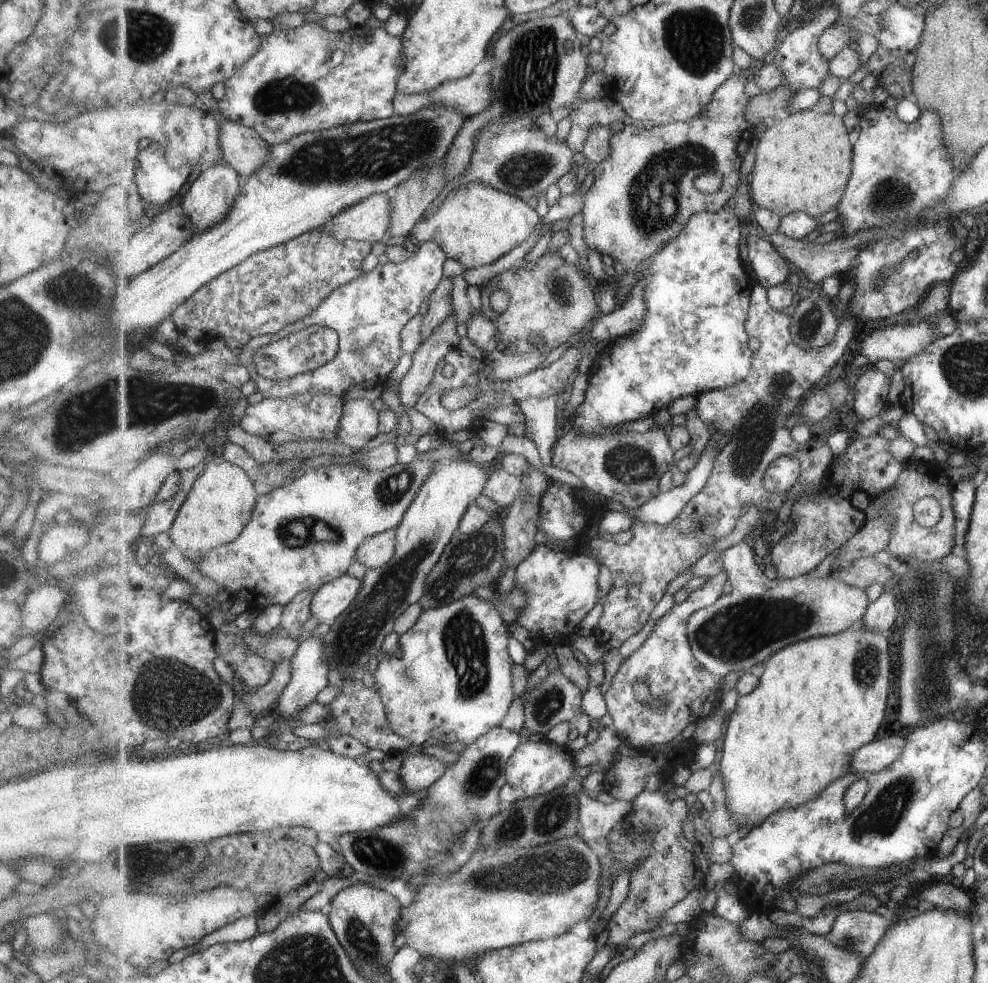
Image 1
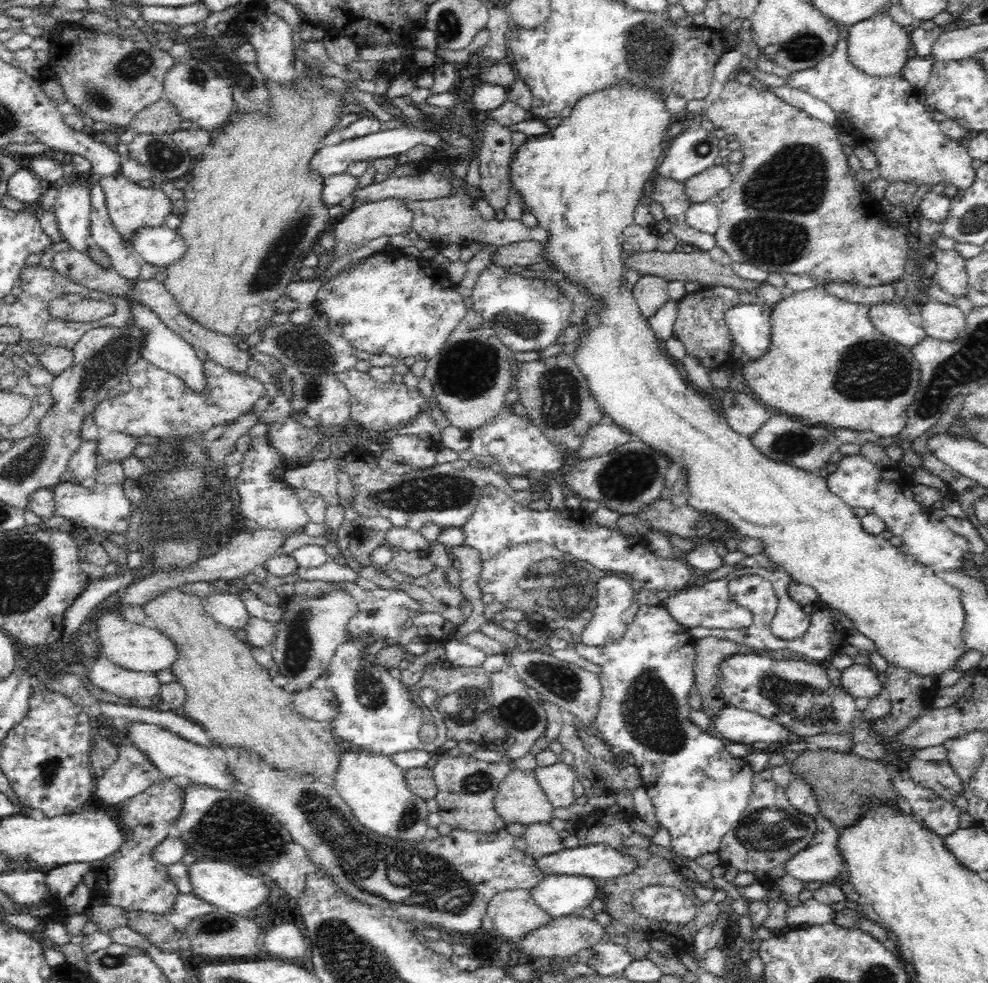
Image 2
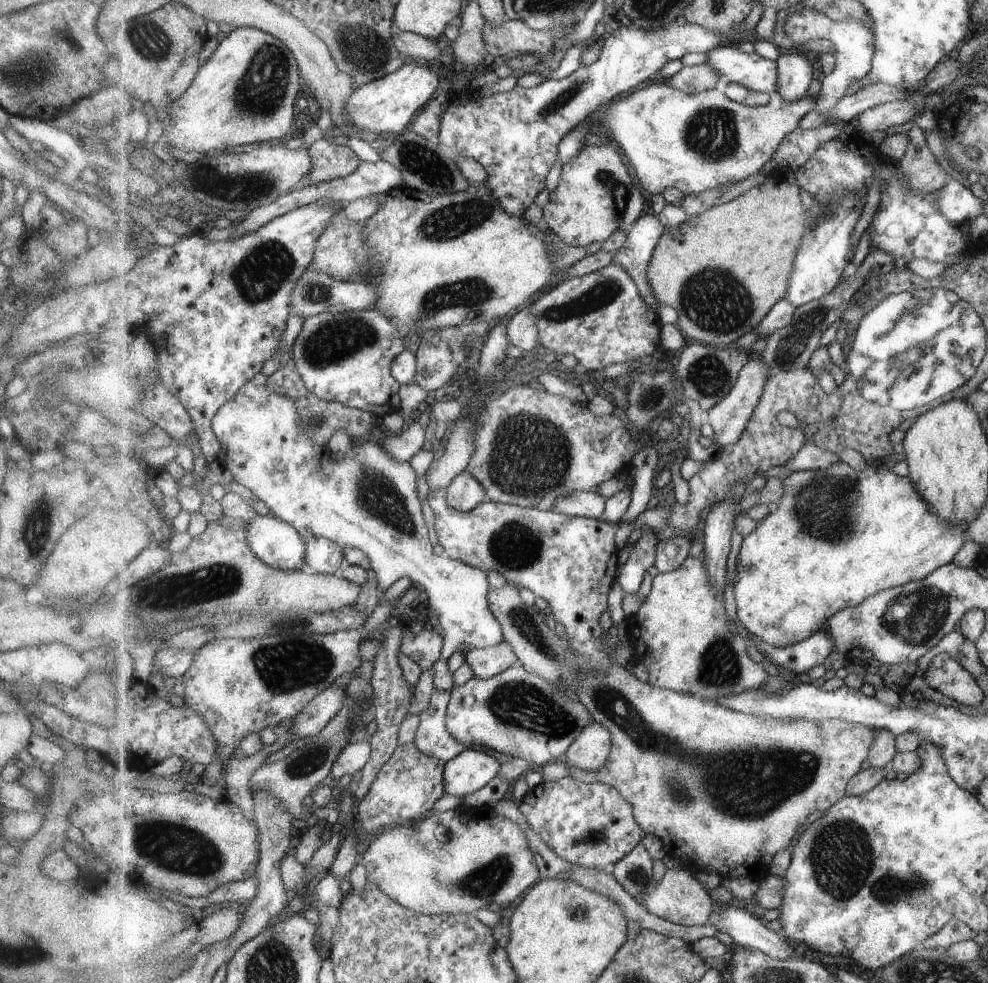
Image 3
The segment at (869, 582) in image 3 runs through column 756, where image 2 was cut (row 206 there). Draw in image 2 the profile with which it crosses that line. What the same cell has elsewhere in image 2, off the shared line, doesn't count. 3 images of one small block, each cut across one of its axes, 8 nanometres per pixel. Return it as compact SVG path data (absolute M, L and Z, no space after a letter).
M624 80L617 81L616 84L608 85L608 88L604 88L604 90L600 89L598 92L584 95L573 104L570 116L563 118L558 126L550 129L548 133L544 133L542 136L528 137L524 144L516 148L514 156L512 156L512 164L510 164L510 167L512 167L512 176L510 177L512 177L512 183L514 183L513 193L517 192L520 194L522 201L524 199L524 205L537 218L538 225L544 227L544 229L548 229L552 233L550 240L542 242L548 245L546 252L544 252L546 263L556 266L556 272L562 273L562 276L571 284L584 287L590 292L590 296L596 294L598 296L597 299L601 300L601 304L603 304L603 309L597 312L597 314L594 315L592 311L589 311L586 316L586 322L583 324L584 330L588 331L582 332L582 336L579 338L579 347L575 350L576 363L580 365L580 369L588 377L588 385L590 385L595 396L601 402L601 409L606 415L606 420L612 420L615 424L630 430L635 438L640 438L654 449L666 453L674 464L680 466L680 470L689 470L689 497L687 498L687 502L694 509L708 511L708 513L714 514L716 518L725 520L728 526L732 526L738 534L744 537L764 540L767 550L763 555L777 562L779 568L786 570L791 576L792 581L788 586L788 593L790 593L790 597L794 601L801 605L810 604L815 606L821 604L842 612L842 614L850 618L852 624L854 624L854 628L873 640L875 648L884 655L887 664L896 664L920 675L930 675L936 678L936 676L946 669L953 669L958 657L961 657L961 654L967 651L964 642L960 638L965 621L965 610L961 603L961 590L944 581L938 573L934 572L932 567L918 562L912 555L907 555L900 547L892 546L889 540L885 540L882 535L872 537L872 535L866 533L866 530L862 528L859 518L851 507L839 496L832 494L832 491L828 488L827 478L822 478L822 476L818 476L817 474L808 473L800 468L774 462L766 458L752 445L750 438L740 436L730 429L727 422L722 420L715 412L711 405L710 397L704 396L700 392L696 392L693 388L690 388L690 385L680 374L677 364L673 362L665 349L659 348L653 334L648 330L646 318L640 316L631 289L624 287L624 283L622 283L622 278L624 278L625 274L622 257L622 245L624 242L622 231L627 226L635 223L633 219L634 211L645 198L643 192L646 191L646 187L644 186L656 174L657 166L664 154L666 146L664 142L669 140L666 132L673 121L673 116L666 109L665 98L666 94L656 87L628 83L628 81Z

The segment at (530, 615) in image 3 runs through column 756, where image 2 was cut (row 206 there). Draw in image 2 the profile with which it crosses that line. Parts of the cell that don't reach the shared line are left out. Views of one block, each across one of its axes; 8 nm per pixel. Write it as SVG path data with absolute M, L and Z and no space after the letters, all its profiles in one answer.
M734 76L729 77L722 88L722 92L715 102L703 112L702 117L708 118L715 128L724 130L726 134L734 135L734 140L739 142L740 150L744 154L740 165L741 169L733 177L733 182L721 190L710 200L719 211L719 225L713 237L716 247L724 249L733 262L750 263L766 272L779 272L782 275L788 273L796 276L808 276L813 284L850 283L860 284L865 287L887 285L902 280L906 274L908 264L908 250L911 235L902 232L898 228L892 228L890 222L884 217L884 211L880 208L880 202L874 200L867 191L867 185L858 181L856 170L848 164L848 154L844 154L842 142L838 140L839 128L826 124L808 116L802 109L794 107L788 102L780 100L776 96L762 94L756 85L742 85Z

